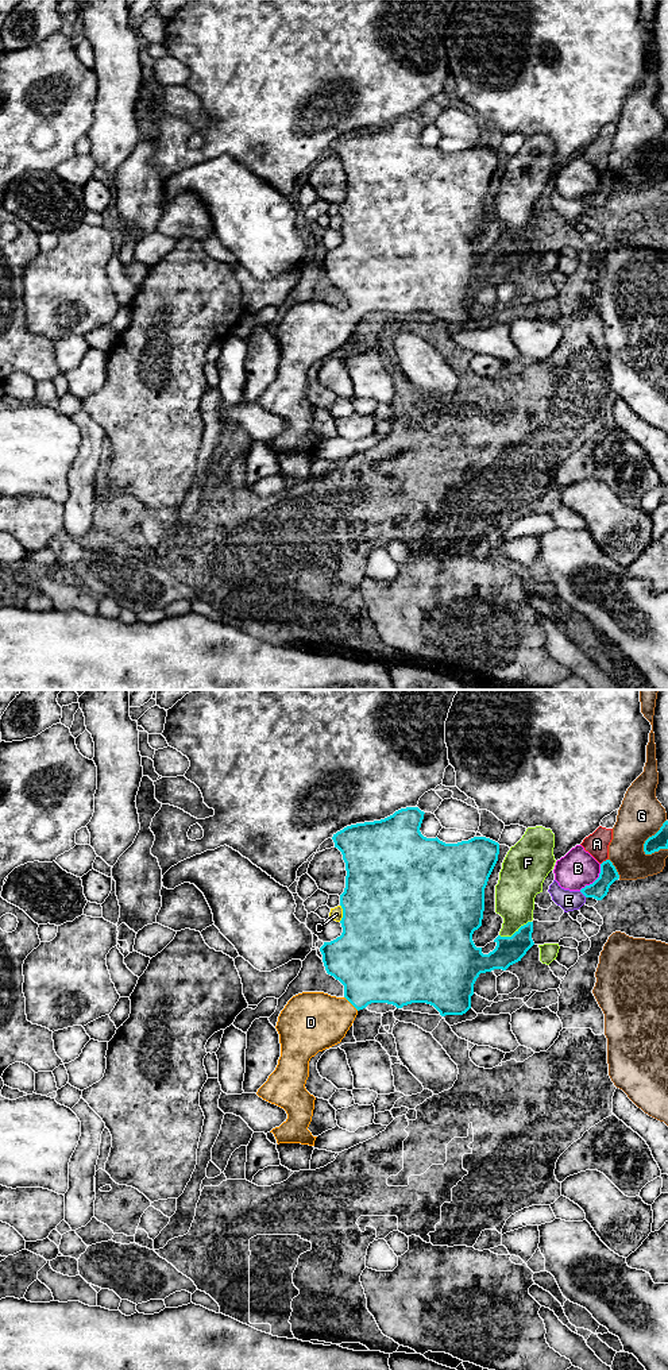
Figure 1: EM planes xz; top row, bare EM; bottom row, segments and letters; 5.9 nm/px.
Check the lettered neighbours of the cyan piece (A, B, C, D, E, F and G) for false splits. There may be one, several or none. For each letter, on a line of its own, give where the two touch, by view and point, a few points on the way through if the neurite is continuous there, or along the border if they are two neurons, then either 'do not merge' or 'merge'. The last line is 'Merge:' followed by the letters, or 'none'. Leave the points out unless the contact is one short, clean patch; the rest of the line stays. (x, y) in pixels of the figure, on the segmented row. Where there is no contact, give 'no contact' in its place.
A: meets cyan in xz at (603, 861); do not merge
B: meets cyan in xz at (595, 880); do not merge
C: meets cyan in xz at (343, 913); do not merge
D: meets cyan in xz at (351, 1003); runs through xz (374, 968), (351, 1003), (336, 1015), (313, 1021); merge
E: meets cyan in xz at (583, 894); do not merge
F: meets cyan in xz at (516, 932); do not merge
G: meets cyan in xz at (649, 837); do not merge
Merge: D

